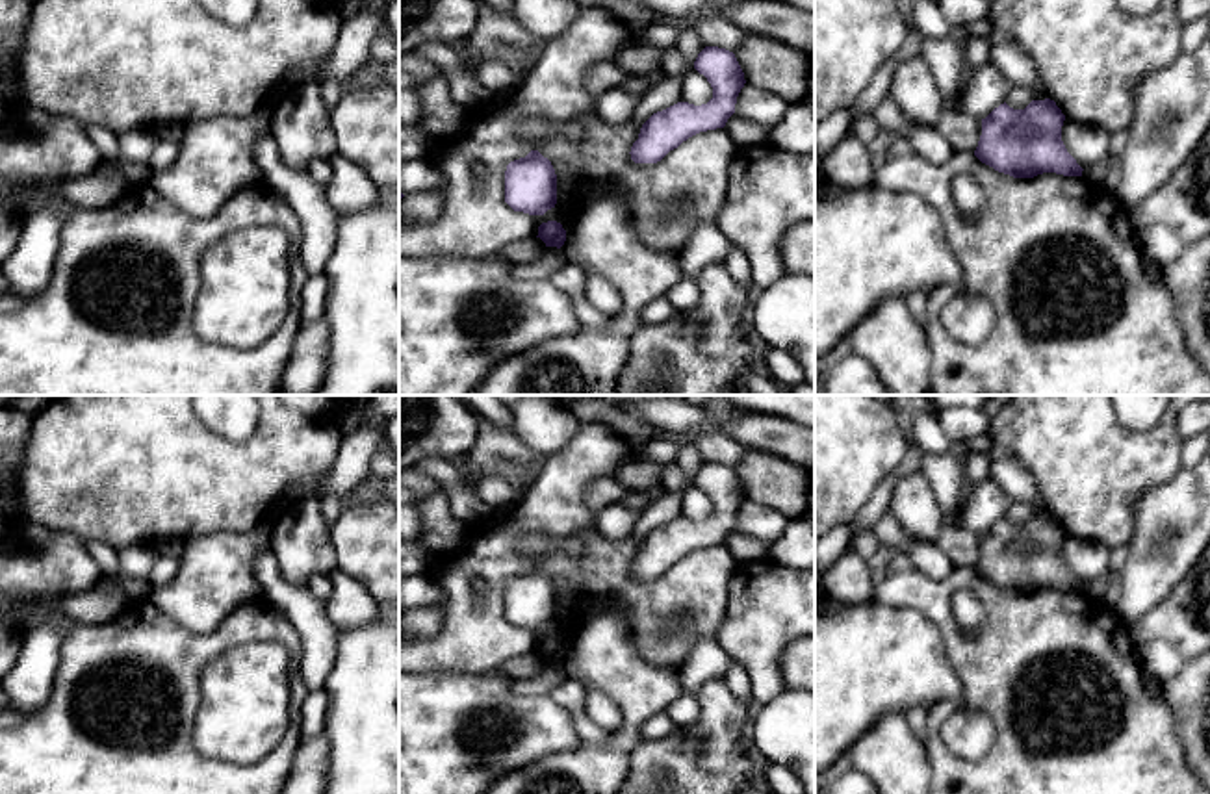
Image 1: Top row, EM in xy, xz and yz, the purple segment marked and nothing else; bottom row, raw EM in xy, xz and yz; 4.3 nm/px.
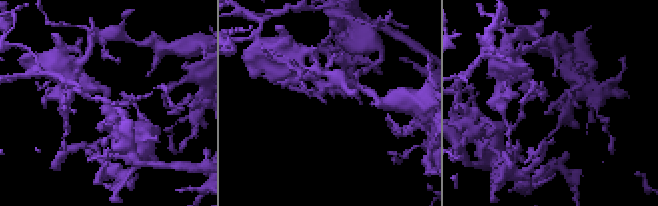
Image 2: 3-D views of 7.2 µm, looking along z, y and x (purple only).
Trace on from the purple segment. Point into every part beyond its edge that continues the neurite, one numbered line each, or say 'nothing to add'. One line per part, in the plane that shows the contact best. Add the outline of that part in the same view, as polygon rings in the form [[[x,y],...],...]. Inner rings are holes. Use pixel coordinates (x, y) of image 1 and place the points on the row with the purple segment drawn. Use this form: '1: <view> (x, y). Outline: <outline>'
nothing to add

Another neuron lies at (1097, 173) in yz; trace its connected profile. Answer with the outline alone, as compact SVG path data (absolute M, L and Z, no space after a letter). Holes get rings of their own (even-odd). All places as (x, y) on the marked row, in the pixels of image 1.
M1112 154L1106 160L1084 169L1082 178L1093 186L1102 186L1110 169L1112 169Z

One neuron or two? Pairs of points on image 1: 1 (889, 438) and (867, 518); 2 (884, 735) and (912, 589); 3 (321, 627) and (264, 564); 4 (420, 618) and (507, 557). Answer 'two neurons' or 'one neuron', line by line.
1: two neurons
2: two neurons
3: one neuron
4: two neurons

